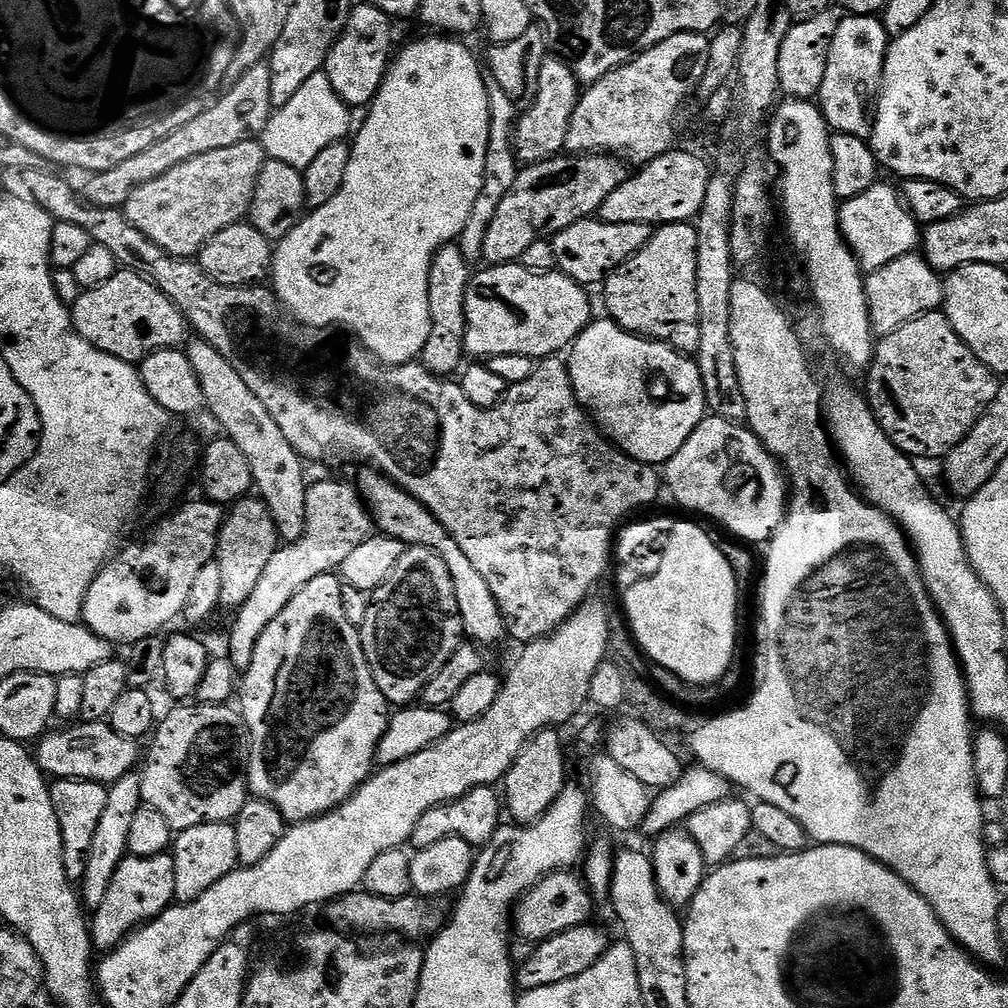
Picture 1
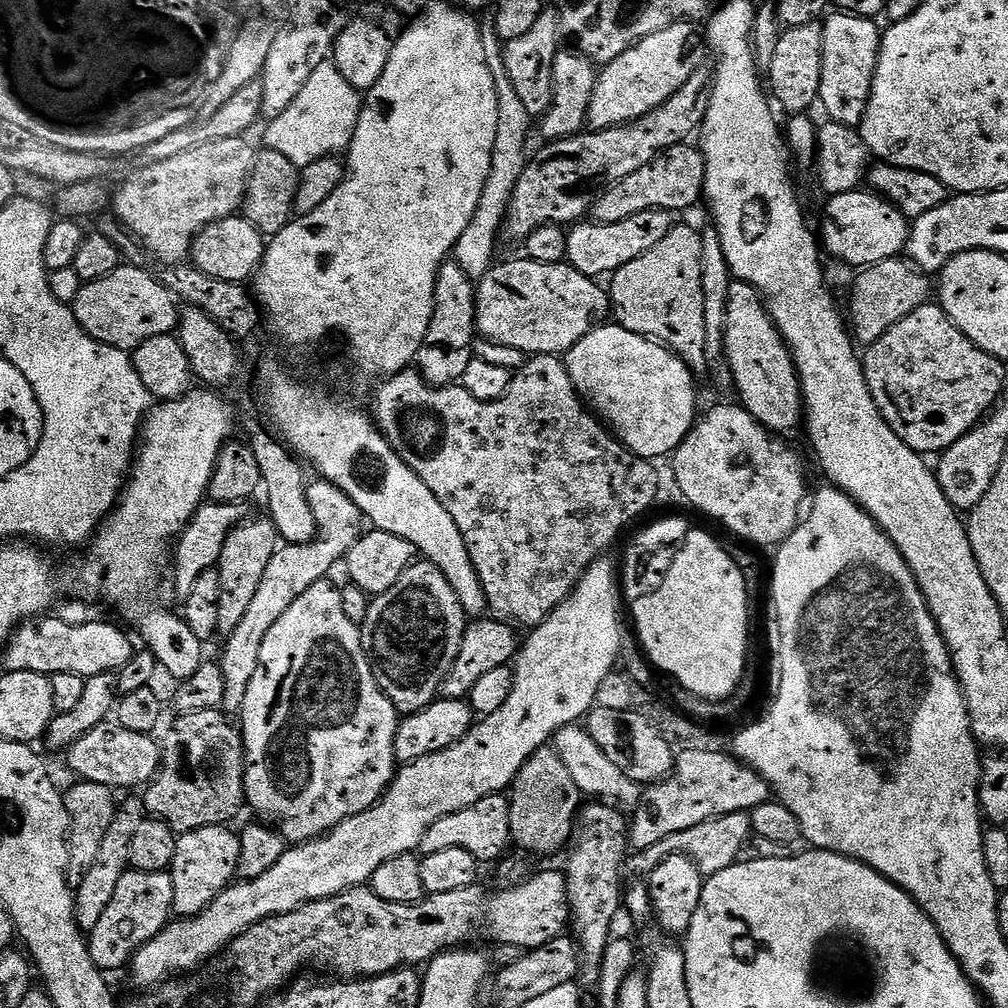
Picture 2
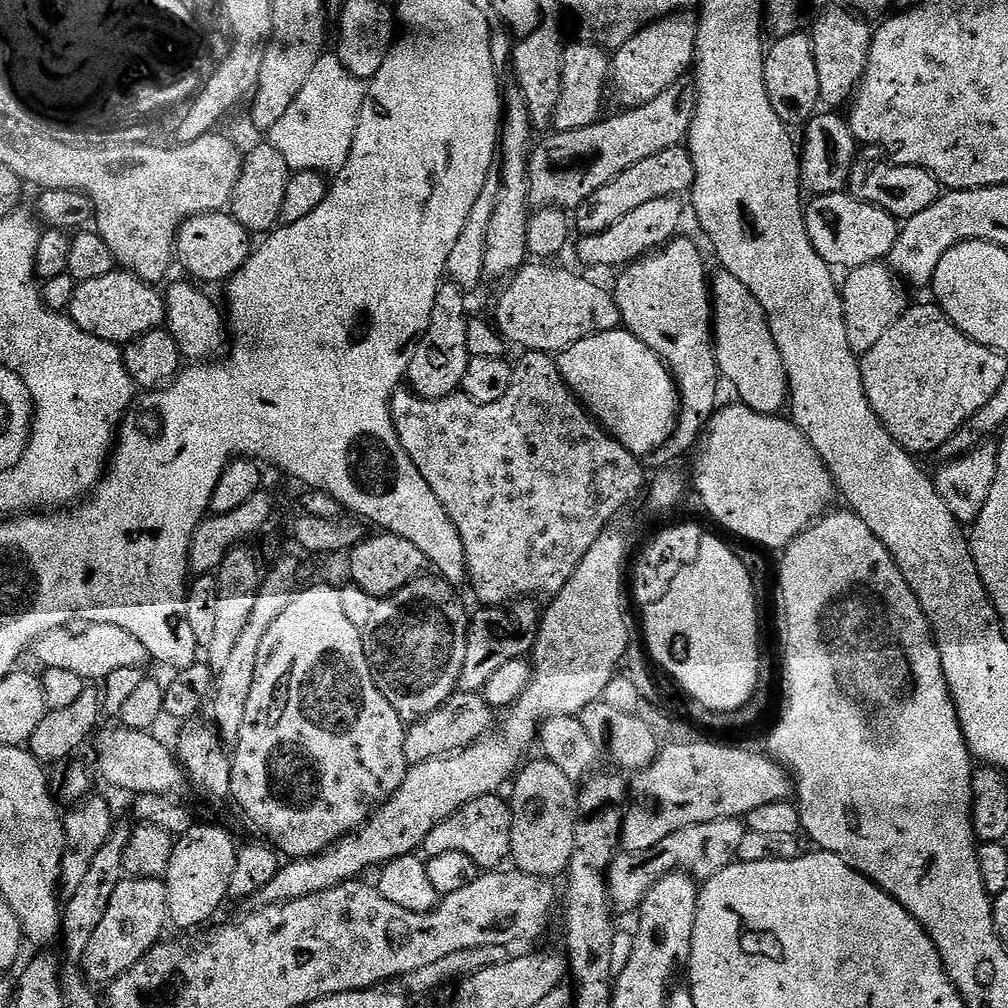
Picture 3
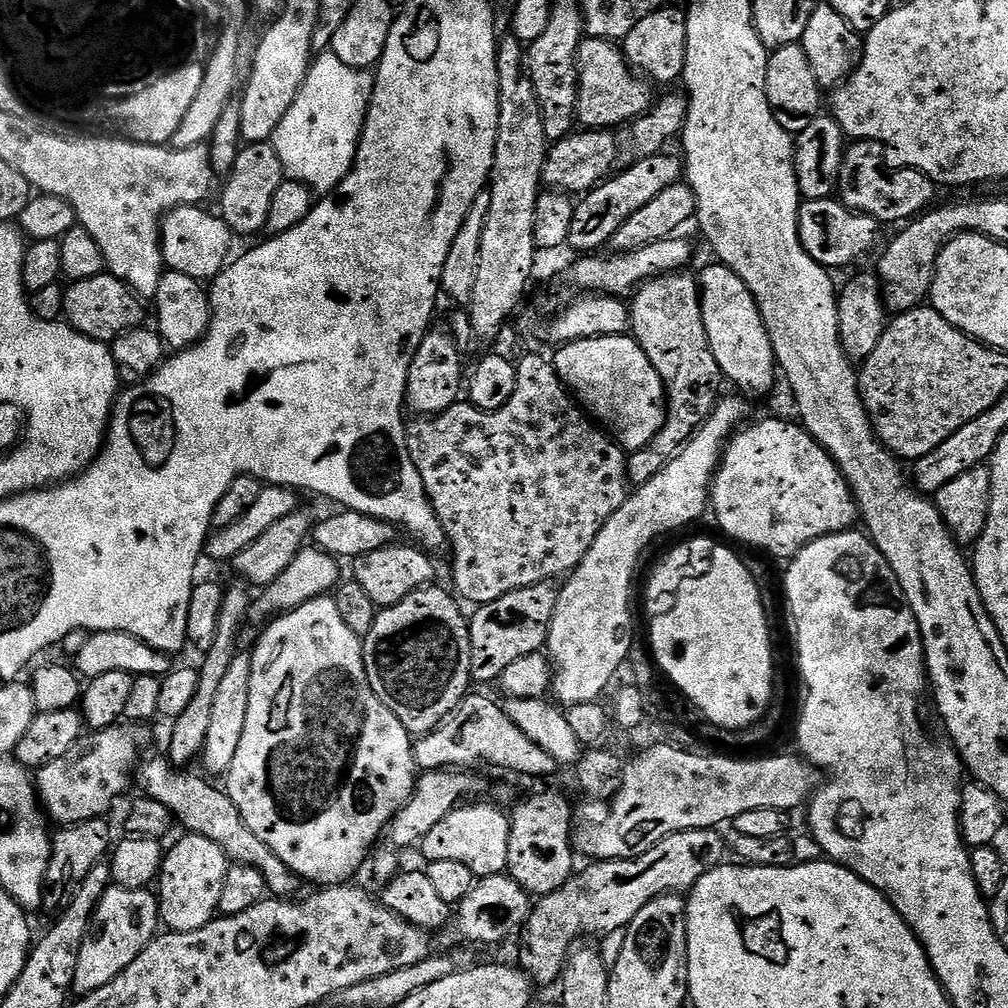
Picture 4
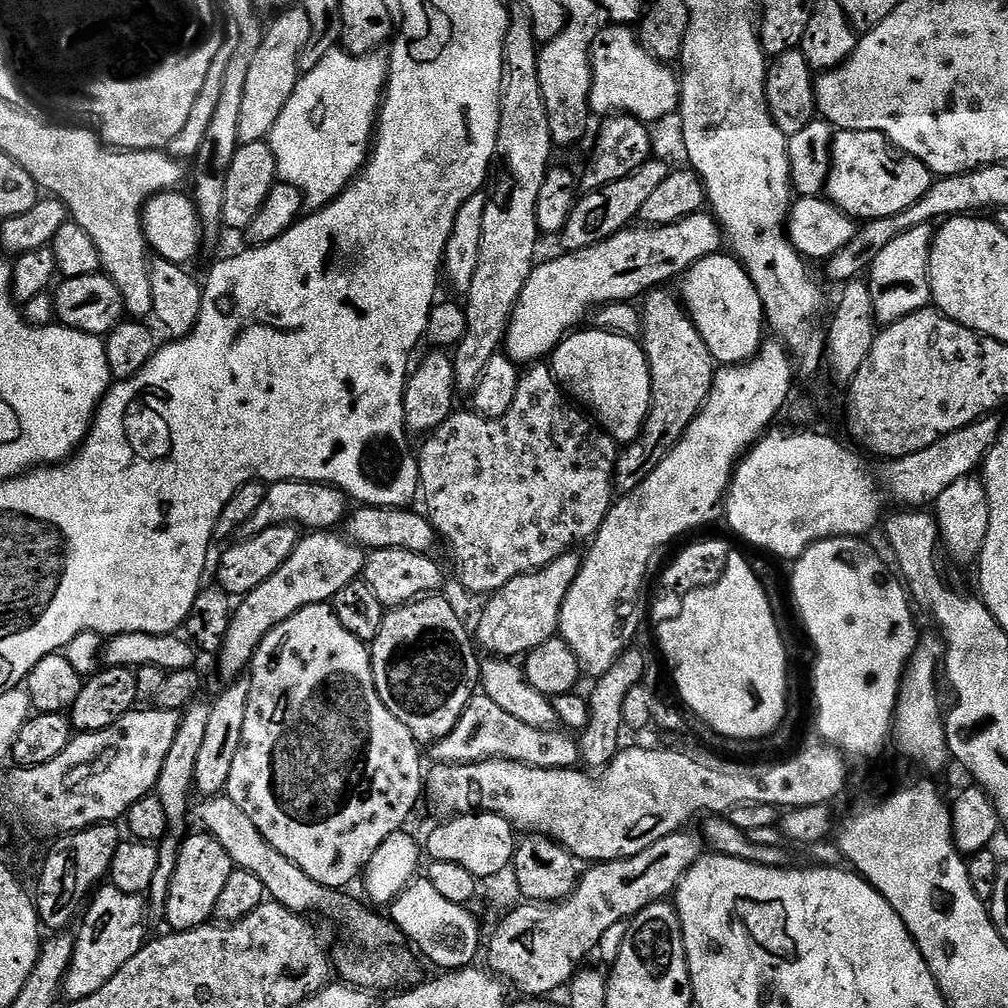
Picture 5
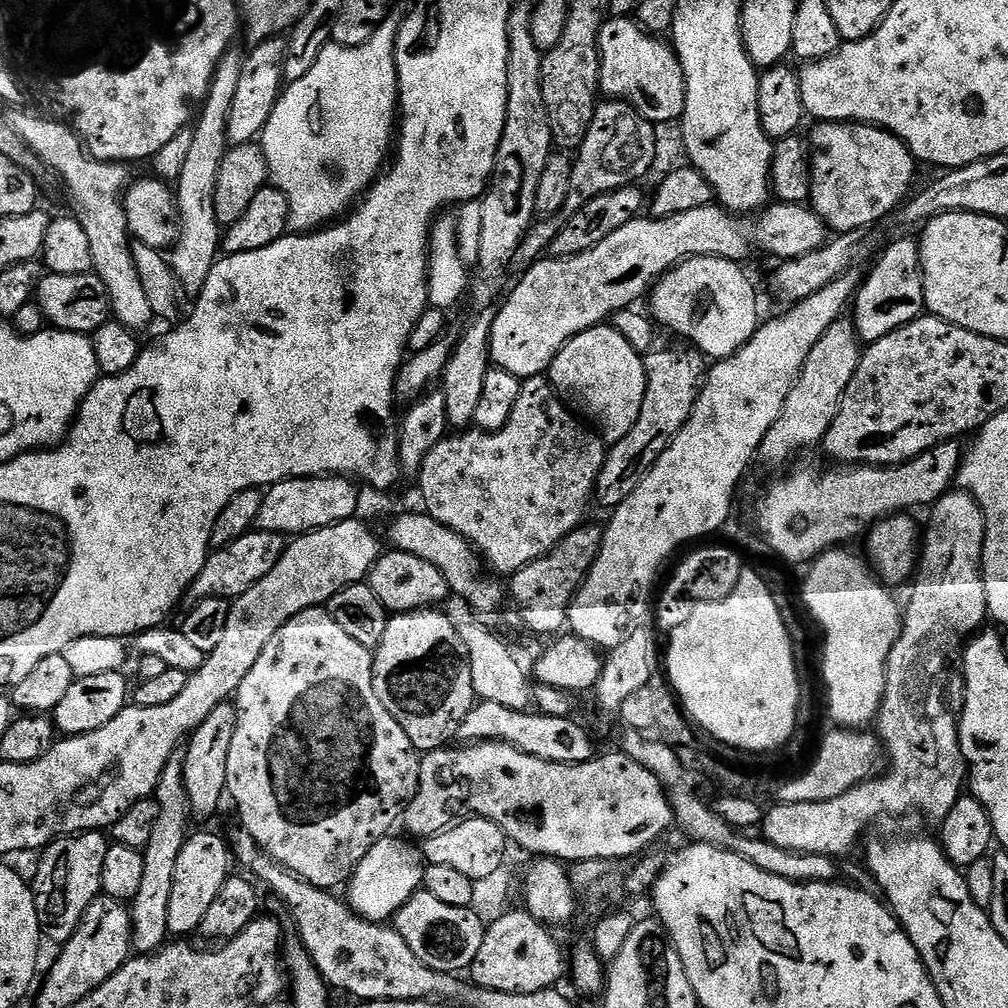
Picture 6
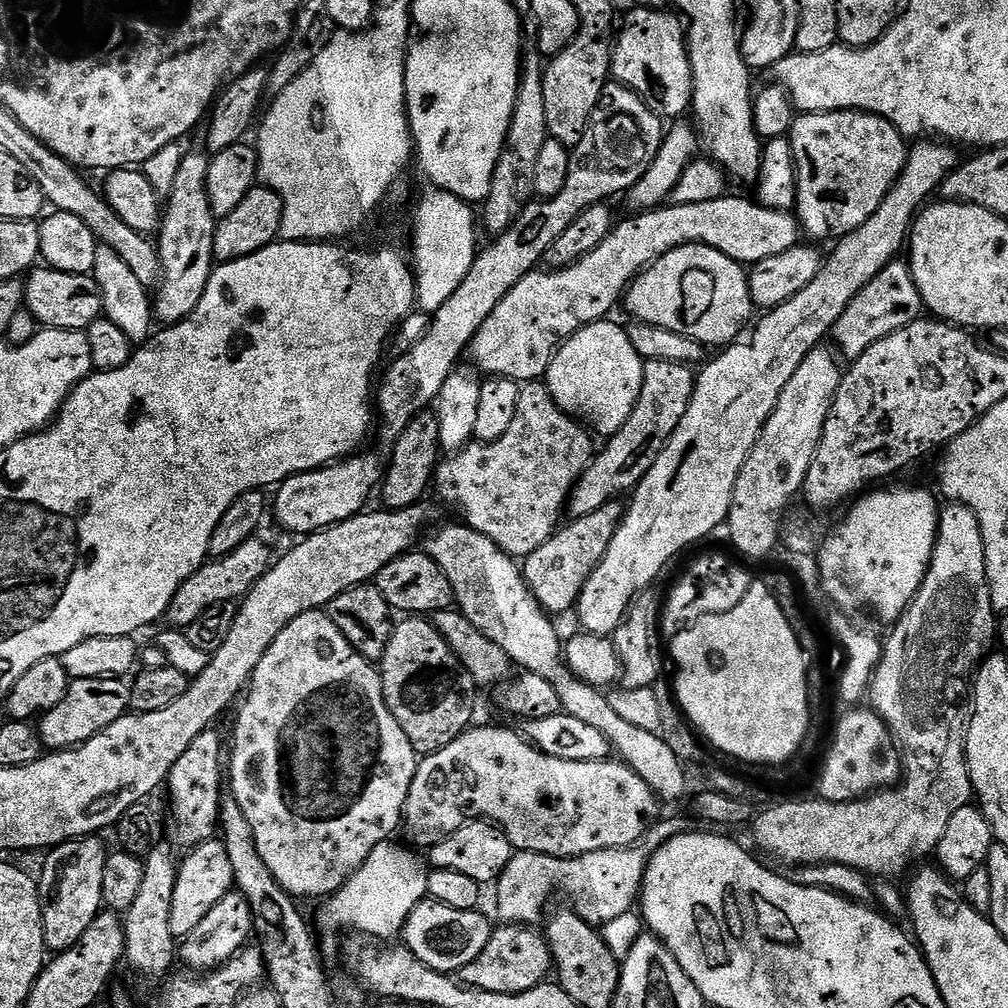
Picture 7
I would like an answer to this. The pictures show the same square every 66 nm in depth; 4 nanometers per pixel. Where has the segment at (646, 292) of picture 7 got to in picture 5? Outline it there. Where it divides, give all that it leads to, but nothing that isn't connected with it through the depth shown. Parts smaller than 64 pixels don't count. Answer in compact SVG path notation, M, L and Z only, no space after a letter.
M717 254L702 258L693 268L689 268L684 273L679 284L678 296L682 301L682 307L687 312L692 325L698 330L698 334L702 334L702 342L706 342L708 352L717 365L747 364L760 351L762 343L760 335L766 332L762 298L758 298L758 290L754 286L754 282L750 282L746 270L735 256Z

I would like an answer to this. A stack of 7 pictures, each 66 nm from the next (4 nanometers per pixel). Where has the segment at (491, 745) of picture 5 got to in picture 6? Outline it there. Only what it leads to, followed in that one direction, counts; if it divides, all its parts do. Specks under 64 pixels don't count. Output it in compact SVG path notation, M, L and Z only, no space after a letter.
M480 700L462 722L458 733L465 745L478 744L486 740L497 740L514 746L534 758L542 758L555 764L581 764L593 759L598 749L592 745L592 736L572 716L554 718L539 710L519 712L510 706L498 706L498 702Z

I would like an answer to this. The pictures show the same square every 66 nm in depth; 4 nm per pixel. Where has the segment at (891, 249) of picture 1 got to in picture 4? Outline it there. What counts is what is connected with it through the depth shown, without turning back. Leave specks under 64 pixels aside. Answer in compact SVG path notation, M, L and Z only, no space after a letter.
M836 198L804 200L800 205L800 237L802 246L822 267L829 270L844 268L864 256L876 244L882 225L873 216L858 212Z

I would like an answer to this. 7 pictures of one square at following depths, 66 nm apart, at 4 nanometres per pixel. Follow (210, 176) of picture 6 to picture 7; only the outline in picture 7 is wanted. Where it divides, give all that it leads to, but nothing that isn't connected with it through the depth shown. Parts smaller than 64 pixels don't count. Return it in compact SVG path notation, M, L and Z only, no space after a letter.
M185 151L172 191L167 193L162 208L158 229L160 282L154 292L154 316L164 326L174 325L194 311L198 302L202 302L202 294L206 294L206 282L210 282L212 277L216 260L214 234L218 221L210 210L208 197L209 159L207 151Z

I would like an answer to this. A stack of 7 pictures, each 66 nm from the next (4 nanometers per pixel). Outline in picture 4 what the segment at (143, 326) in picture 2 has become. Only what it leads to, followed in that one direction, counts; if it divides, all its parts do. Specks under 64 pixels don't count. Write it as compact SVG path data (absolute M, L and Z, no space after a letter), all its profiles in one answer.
M105 274L73 280L64 288L63 319L71 324L73 330L86 334L95 340L111 342L131 328L141 327L145 323L141 297L128 288L118 277Z

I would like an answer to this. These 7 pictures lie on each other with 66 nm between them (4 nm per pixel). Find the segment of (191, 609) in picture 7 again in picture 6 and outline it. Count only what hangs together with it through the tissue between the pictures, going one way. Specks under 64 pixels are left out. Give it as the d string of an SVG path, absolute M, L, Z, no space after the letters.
M247 532L242 538L230 542L225 548L215 549L209 555L198 578L194 578L192 587L187 591L187 599L192 602L206 598L222 598L229 602L235 600L237 596L246 594L254 582L262 582L262 578L266 578L266 574L278 566L278 558L282 558L285 547L285 537L278 532Z

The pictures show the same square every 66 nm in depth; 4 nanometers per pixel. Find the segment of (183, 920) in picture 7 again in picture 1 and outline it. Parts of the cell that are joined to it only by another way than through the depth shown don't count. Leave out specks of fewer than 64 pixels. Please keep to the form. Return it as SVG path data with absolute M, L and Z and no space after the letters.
M231 823L194 826L175 837L170 855L174 862L176 900L181 904L189 904L206 894L210 886L236 871L240 858L238 834Z

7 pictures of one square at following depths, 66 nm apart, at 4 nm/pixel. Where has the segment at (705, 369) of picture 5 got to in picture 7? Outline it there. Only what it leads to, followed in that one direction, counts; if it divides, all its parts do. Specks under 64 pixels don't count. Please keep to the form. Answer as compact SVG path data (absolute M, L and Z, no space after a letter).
M644 361L642 390L630 418L626 418L626 426L607 437L605 444L608 445L593 455L592 463L572 488L566 505L571 519L586 518L586 514L594 514L594 510L611 500L620 500L623 492L631 493L640 485L674 430L678 430L678 422L682 422L682 414L686 414L686 406L690 406L695 385L696 372L689 365Z

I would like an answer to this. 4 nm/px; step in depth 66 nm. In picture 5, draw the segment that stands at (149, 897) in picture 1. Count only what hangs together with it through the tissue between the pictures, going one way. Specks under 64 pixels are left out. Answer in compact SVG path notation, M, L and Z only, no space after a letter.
M111 886L95 889L94 899L83 913L84 921L83 916L79 921L80 932L75 933L74 954L64 979L62 992L69 1001L90 998L94 990L102 990L102 986L106 986L106 982L110 982L110 978L114 978L114 974L118 974L118 970L122 970L122 966L144 947L144 912L146 916L144 896L122 894L122 890Z

